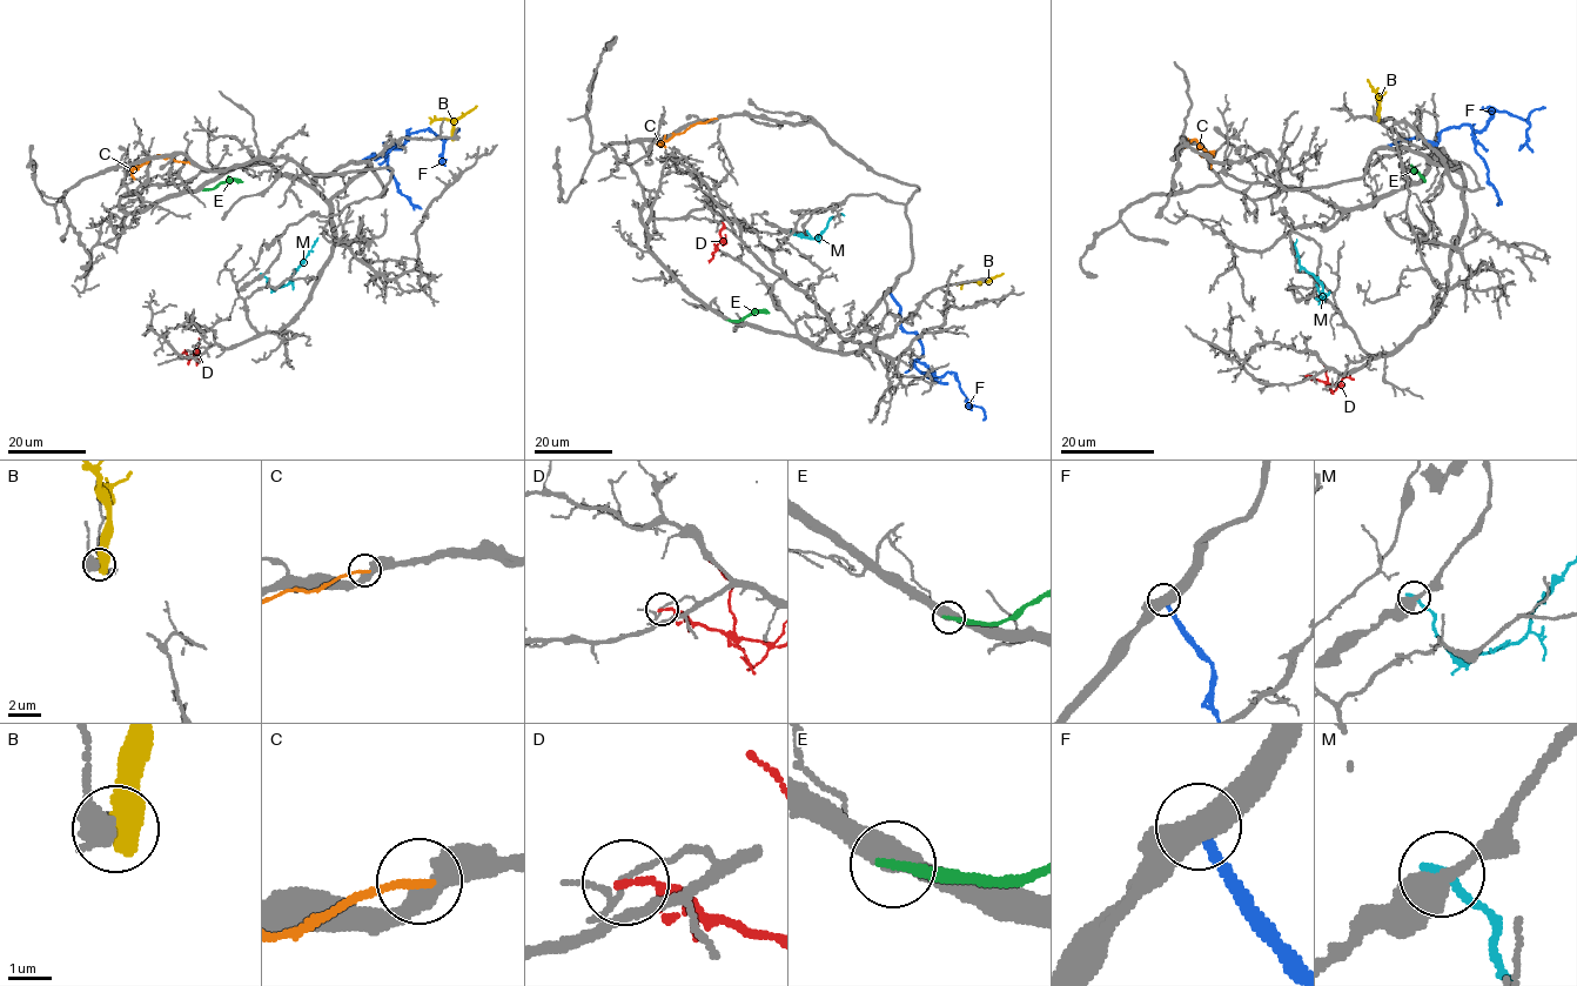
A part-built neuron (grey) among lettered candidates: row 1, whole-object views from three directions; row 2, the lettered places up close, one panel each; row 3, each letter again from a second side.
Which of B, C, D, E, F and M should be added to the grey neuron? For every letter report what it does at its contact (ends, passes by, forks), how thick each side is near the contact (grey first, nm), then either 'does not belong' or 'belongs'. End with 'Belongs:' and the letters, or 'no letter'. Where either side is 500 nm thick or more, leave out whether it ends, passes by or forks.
B: calibres 440 and 750 nm; does not belong
C: it ends; calibres 480 and 190 nm; does not belong
D: it passes by; calibres 110 and 120 nm; does not belong
E: calibres 550 and 280 nm; does not belong
F: calibres 550 and 240 nm; does not belong
M: it ends; calibres 440 and 200 nm; does not belong
Belongs: no letter

